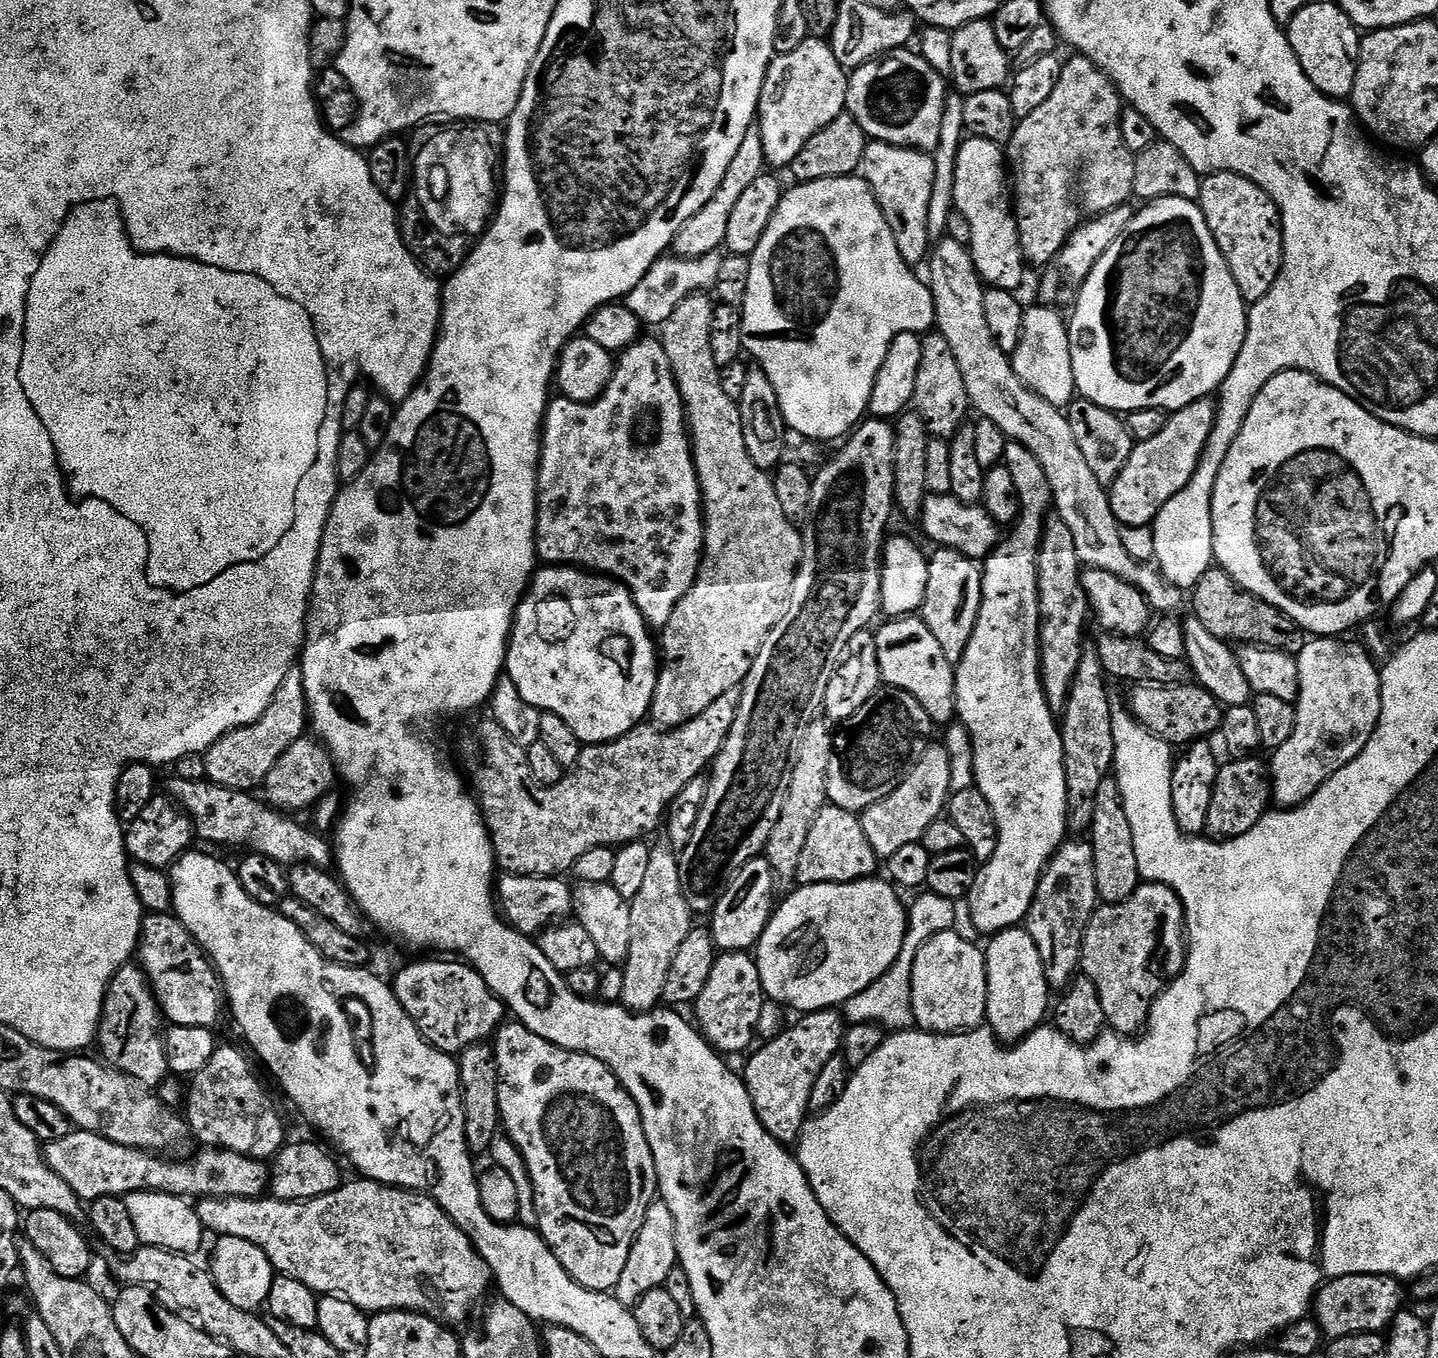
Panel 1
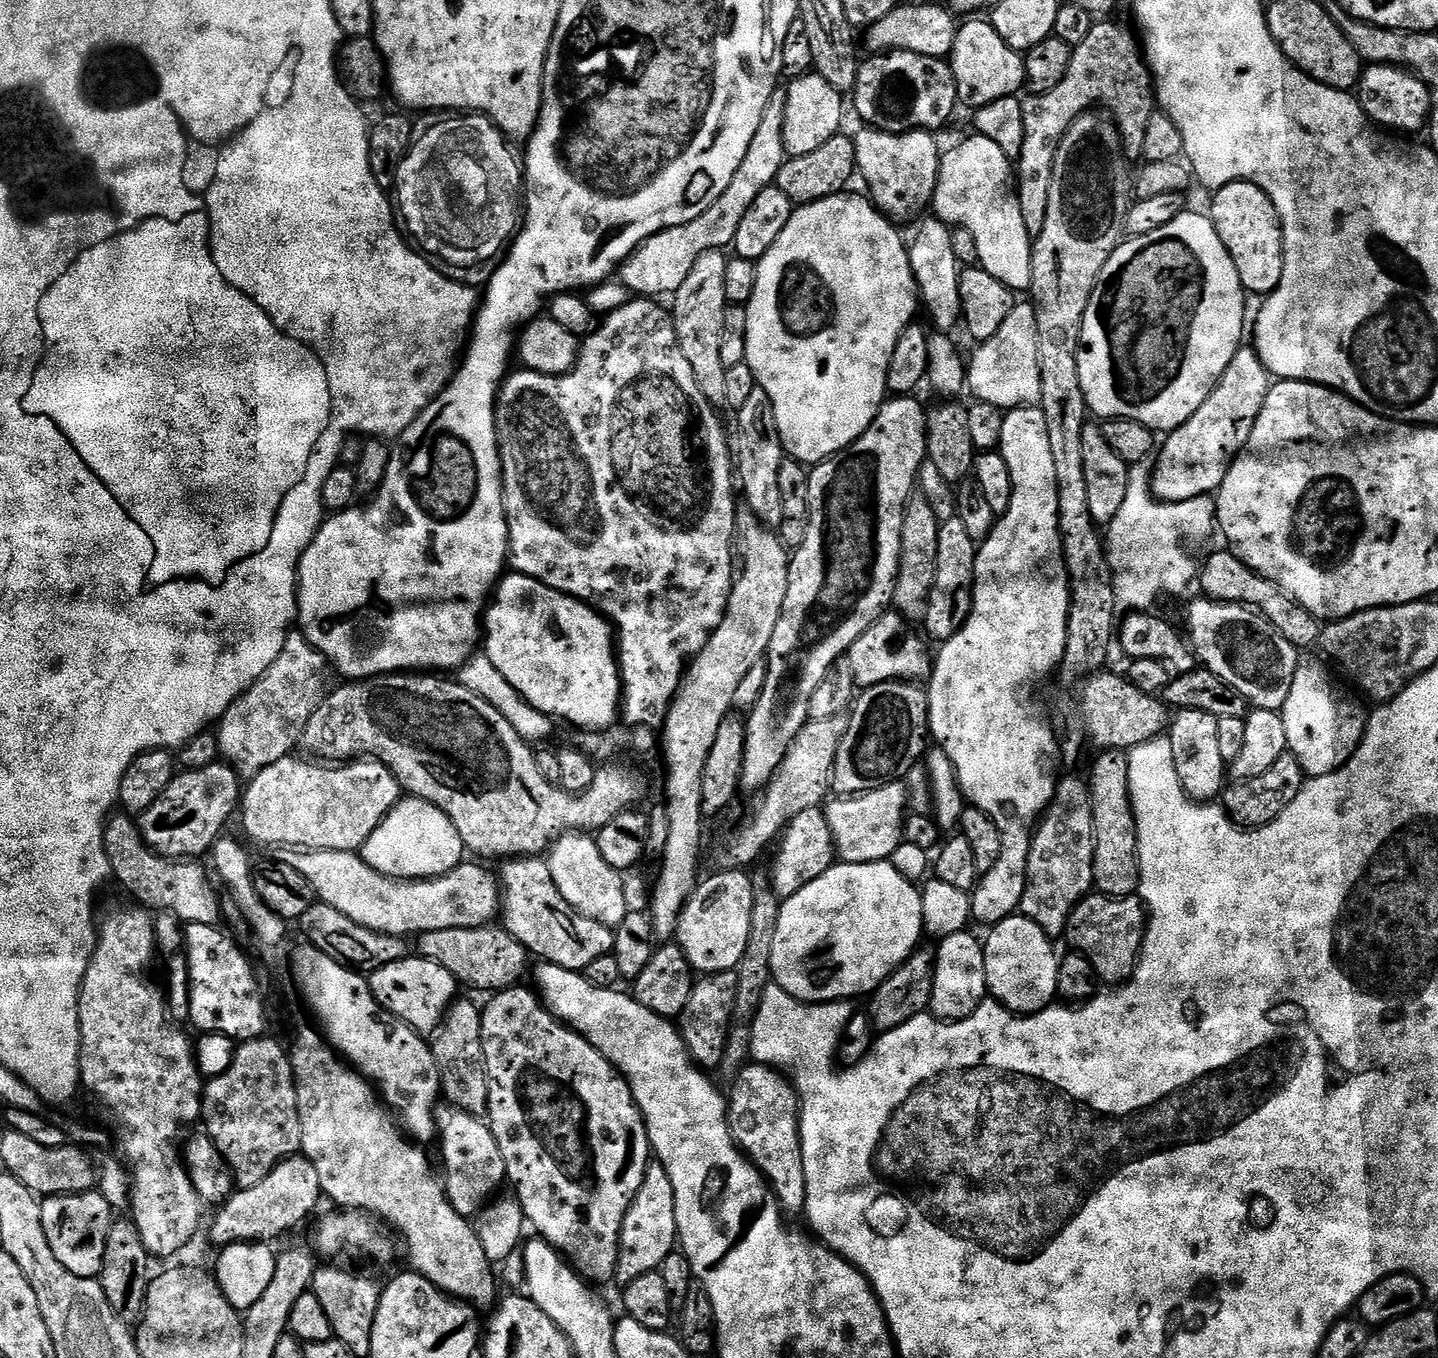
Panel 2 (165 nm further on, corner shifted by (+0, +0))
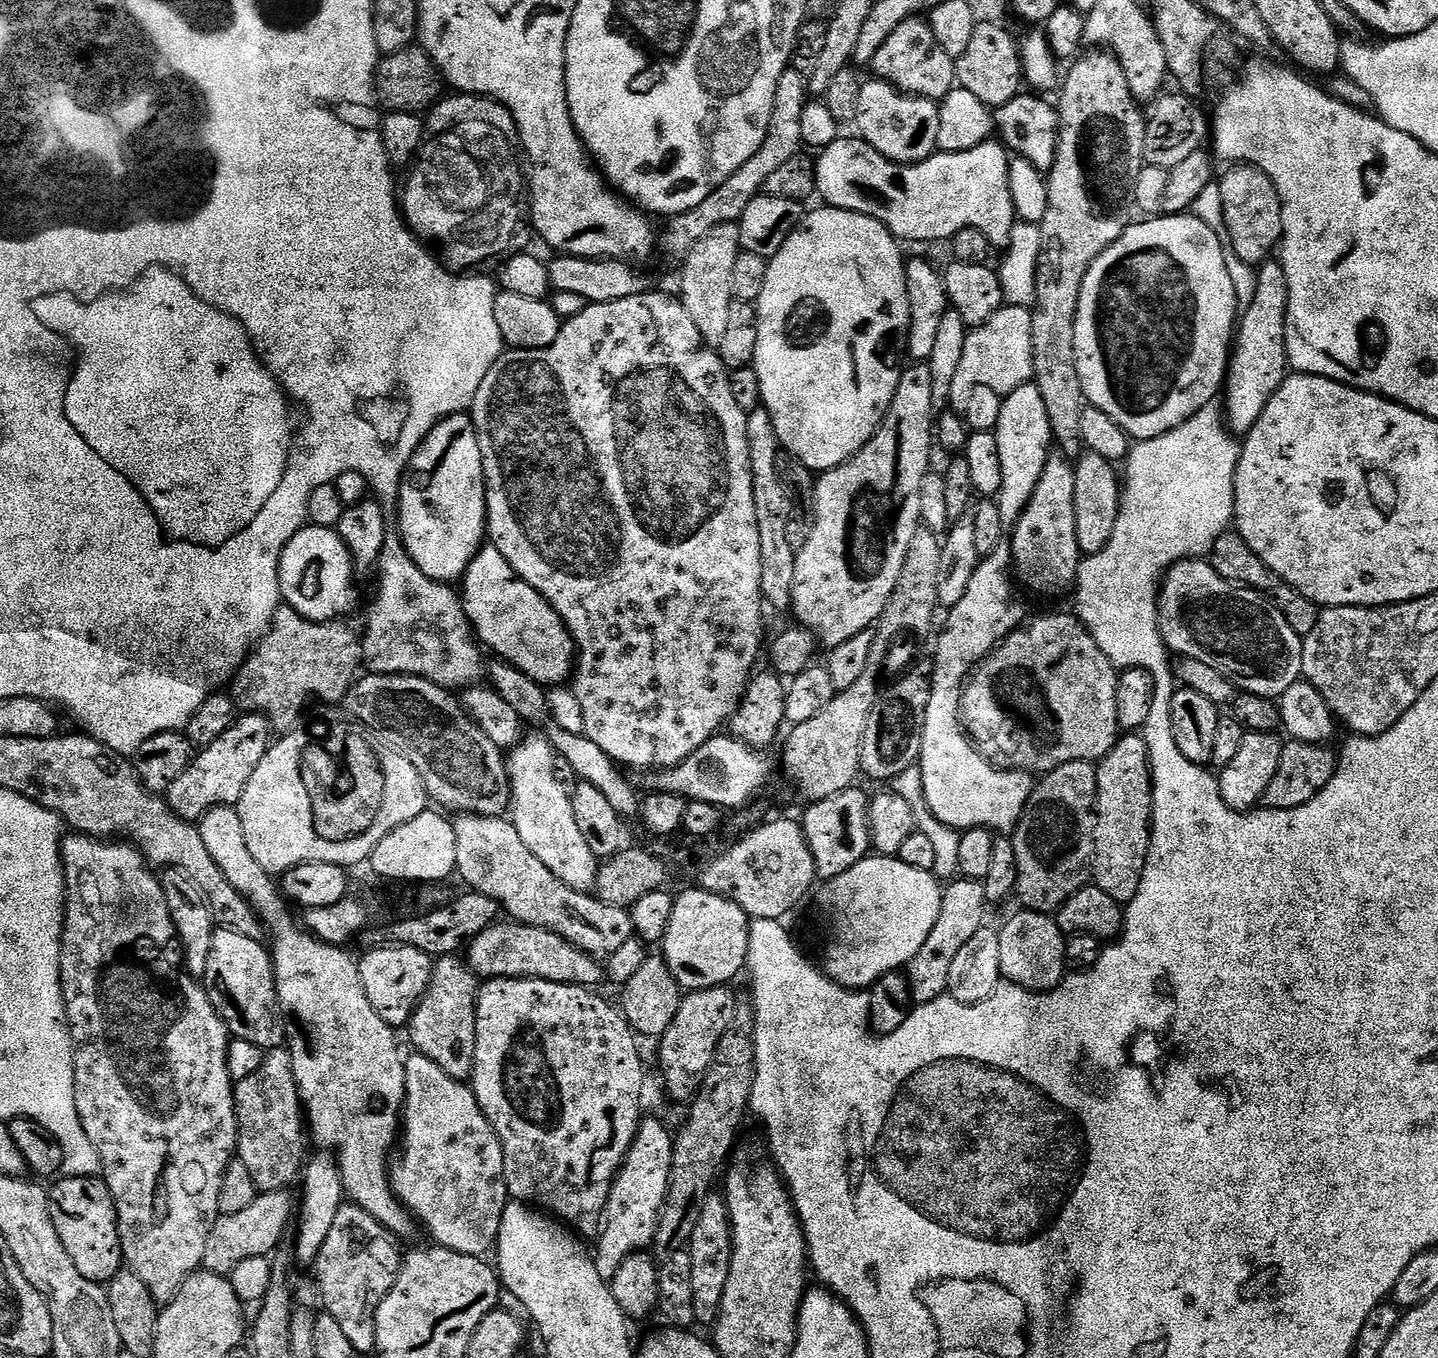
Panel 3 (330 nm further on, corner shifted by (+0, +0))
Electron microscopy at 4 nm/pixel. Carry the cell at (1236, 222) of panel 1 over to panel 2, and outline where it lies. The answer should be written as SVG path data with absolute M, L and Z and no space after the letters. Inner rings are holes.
M1230 180L1226 186L1215 189L1213 196L1216 197L1212 200L1210 219L1218 238L1222 238L1222 246L1226 246L1230 258L1234 258L1234 266L1238 270L1238 278L1245 293L1252 295L1253 292L1259 298L1267 298L1282 282L1284 265L1284 231L1274 202L1259 186L1245 180Z

